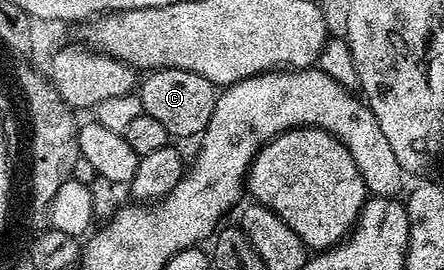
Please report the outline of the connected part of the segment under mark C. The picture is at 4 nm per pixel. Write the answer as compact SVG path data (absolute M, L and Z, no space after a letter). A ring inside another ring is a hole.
M155 68L141 77L140 87L136 95L142 103L142 111L147 112L156 122L162 123L171 138L178 136L201 137L212 118L212 110L218 101L218 92L208 78L200 74L192 74L192 70L176 70L175 68Z

